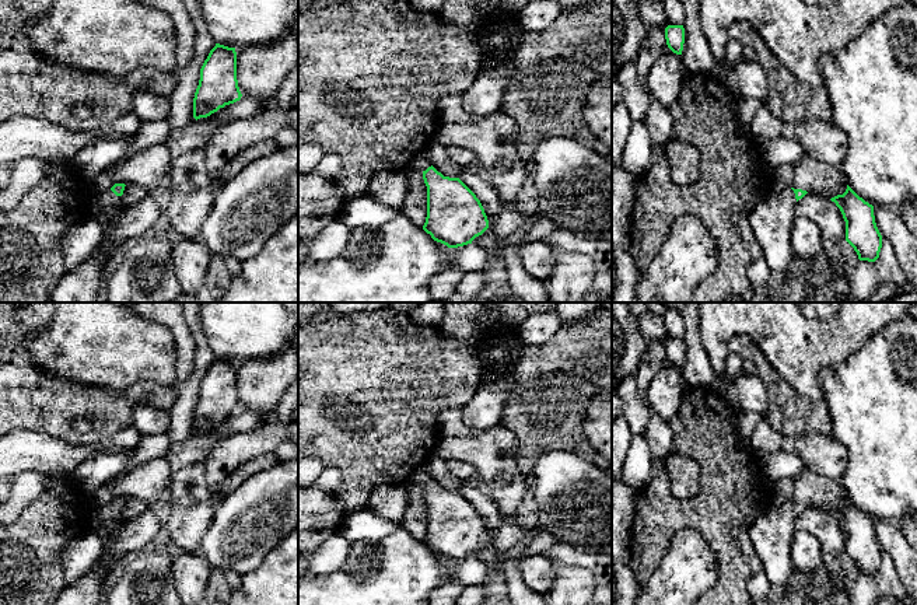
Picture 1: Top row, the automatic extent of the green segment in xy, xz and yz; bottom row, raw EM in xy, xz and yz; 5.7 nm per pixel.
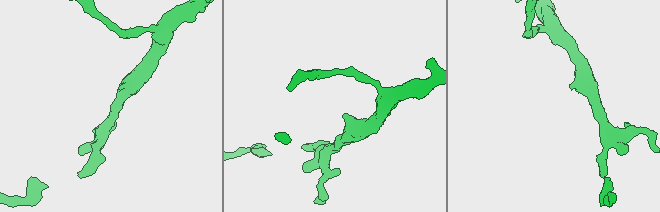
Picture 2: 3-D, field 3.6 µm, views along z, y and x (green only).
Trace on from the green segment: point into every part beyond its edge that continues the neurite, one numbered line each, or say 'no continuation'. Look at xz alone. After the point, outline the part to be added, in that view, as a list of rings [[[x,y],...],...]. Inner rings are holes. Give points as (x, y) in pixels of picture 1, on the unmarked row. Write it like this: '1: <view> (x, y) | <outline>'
1: xz (420, 478) | [[[424,465],[409,478],[410,483],[416,483],[416,485],[426,485],[428,480],[431,480],[431,476],[426,472]]]

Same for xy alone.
1: xy (109, 516) | [[[111,503],[94,507],[95,513],[101,518],[101,527],[98,535],[105,541],[111,534],[115,534],[120,525],[122,511],[116,510]]]

